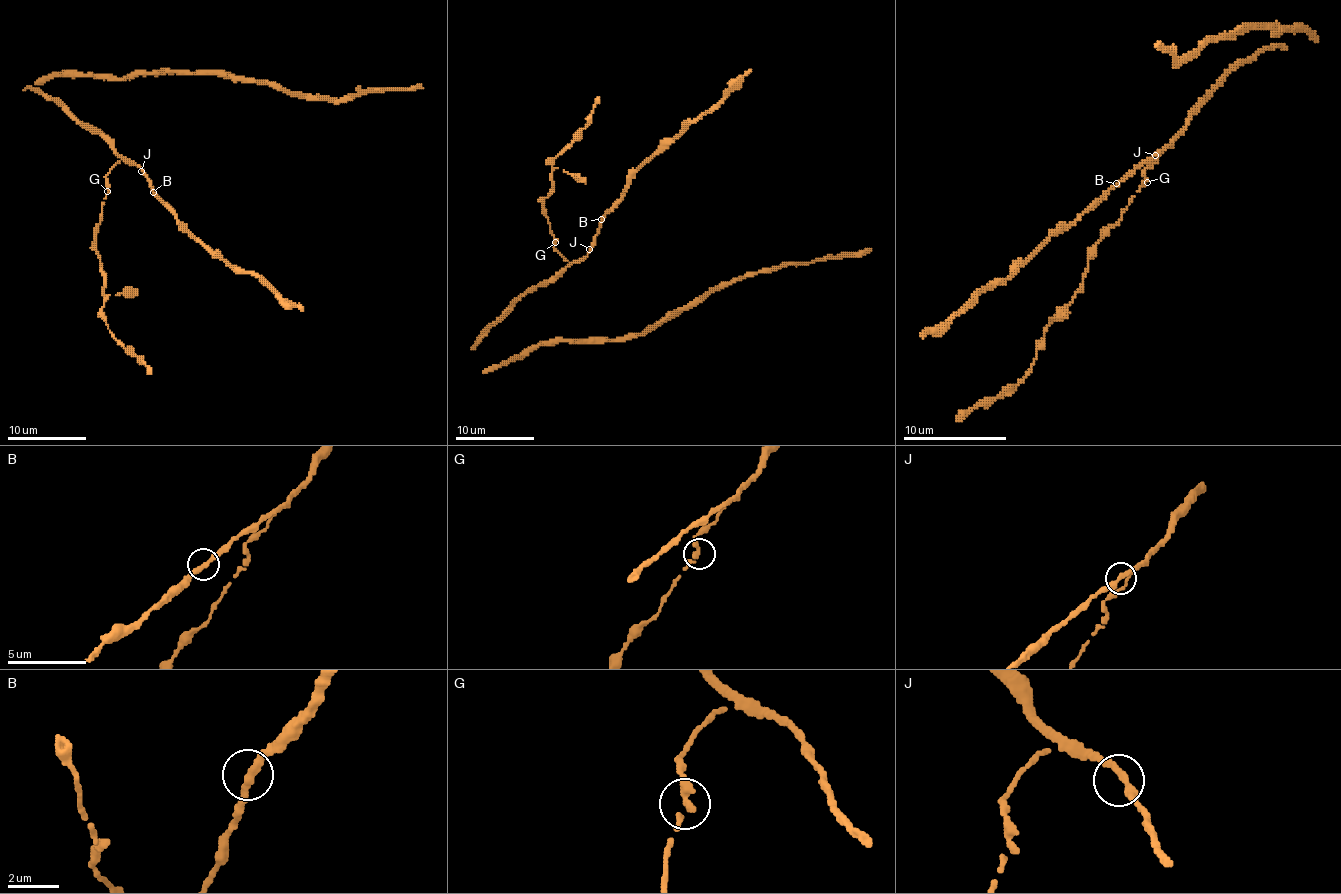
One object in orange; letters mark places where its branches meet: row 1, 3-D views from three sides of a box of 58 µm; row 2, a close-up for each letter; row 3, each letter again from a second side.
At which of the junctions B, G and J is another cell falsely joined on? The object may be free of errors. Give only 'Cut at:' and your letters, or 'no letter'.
Cut at: no letter

